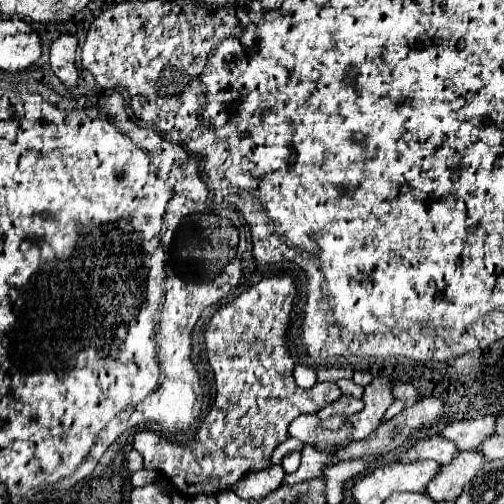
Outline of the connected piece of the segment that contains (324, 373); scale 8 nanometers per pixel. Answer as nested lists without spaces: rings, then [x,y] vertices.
[[[349,367],[347,368],[323,368],[317,371],[317,381],[331,381],[336,382],[339,379],[351,379],[353,376],[353,370]]]

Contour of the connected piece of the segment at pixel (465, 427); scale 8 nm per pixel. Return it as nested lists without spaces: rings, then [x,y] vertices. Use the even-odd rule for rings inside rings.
[[[483,416],[483,418],[471,418],[447,424],[441,430],[441,436],[445,440],[451,440],[459,452],[463,450],[477,450],[479,444],[495,432],[495,416]]]

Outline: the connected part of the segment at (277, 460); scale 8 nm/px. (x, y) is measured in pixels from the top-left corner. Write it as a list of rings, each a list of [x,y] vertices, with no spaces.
[[[289,437],[273,450],[273,454],[271,454],[271,462],[273,462],[273,464],[281,464],[281,458],[284,458],[287,454],[293,452],[301,452],[303,447],[304,443],[302,441]]]

